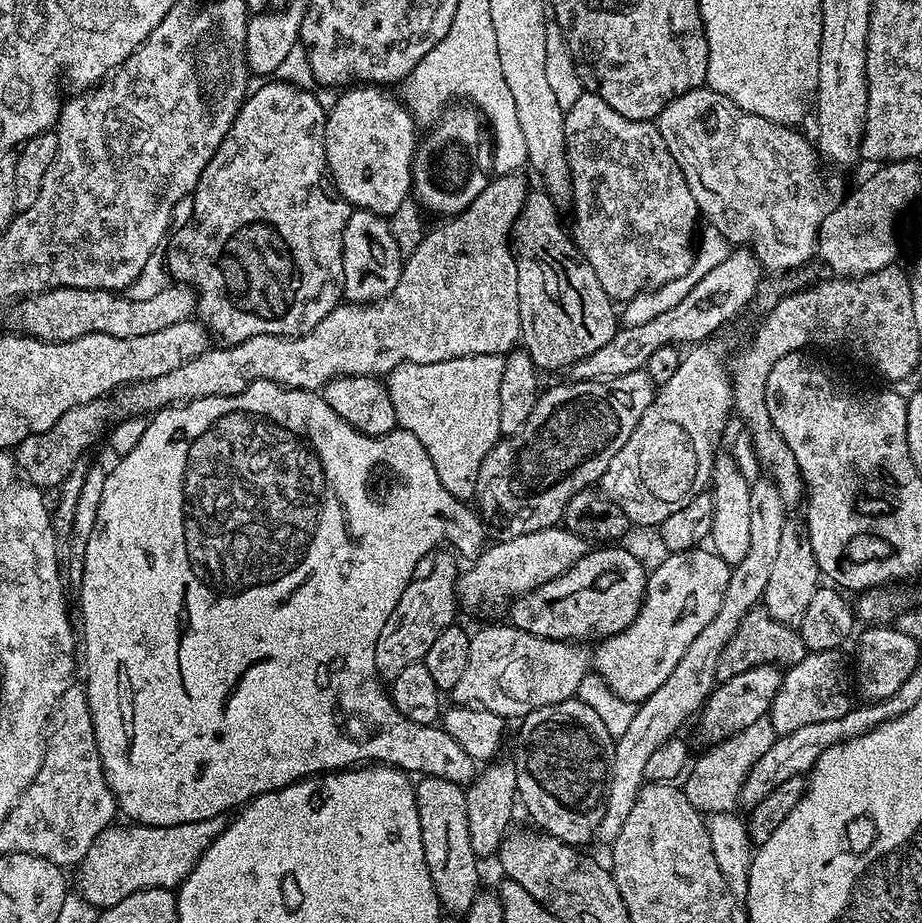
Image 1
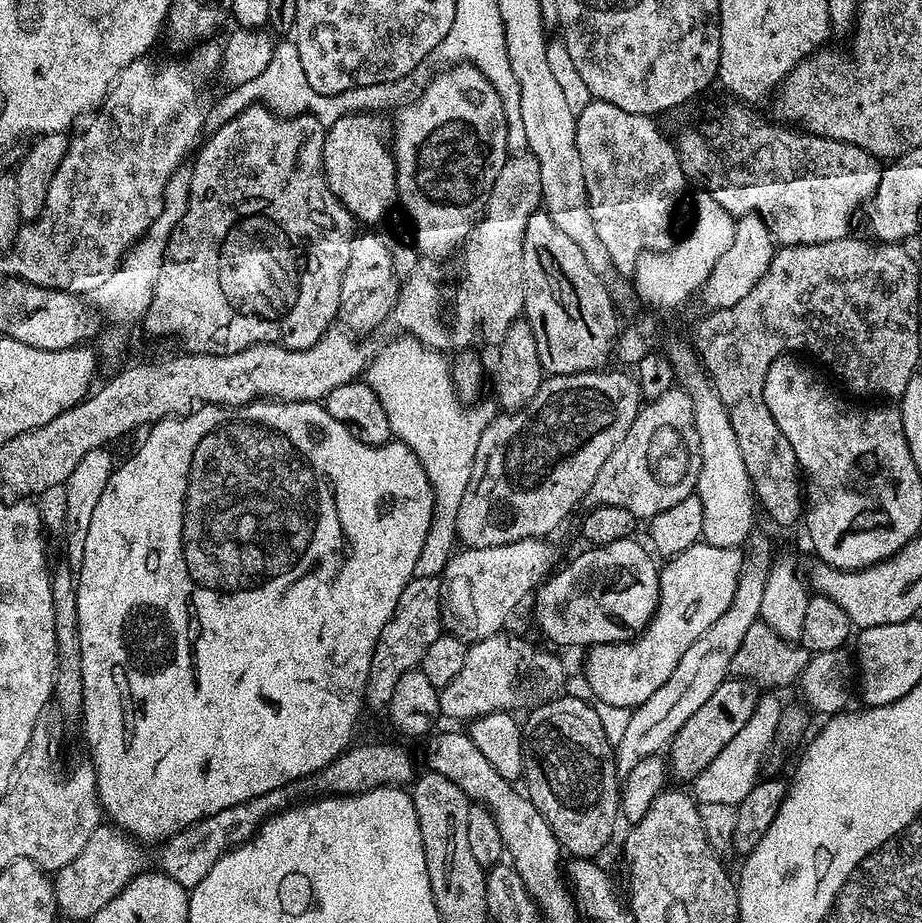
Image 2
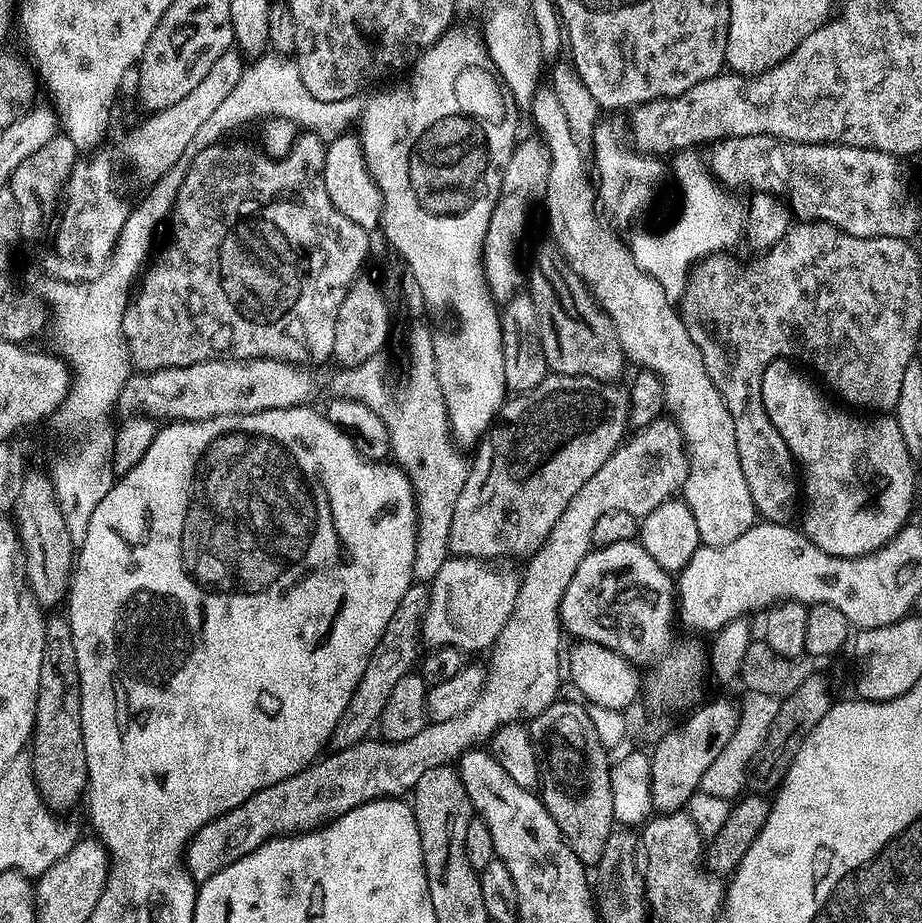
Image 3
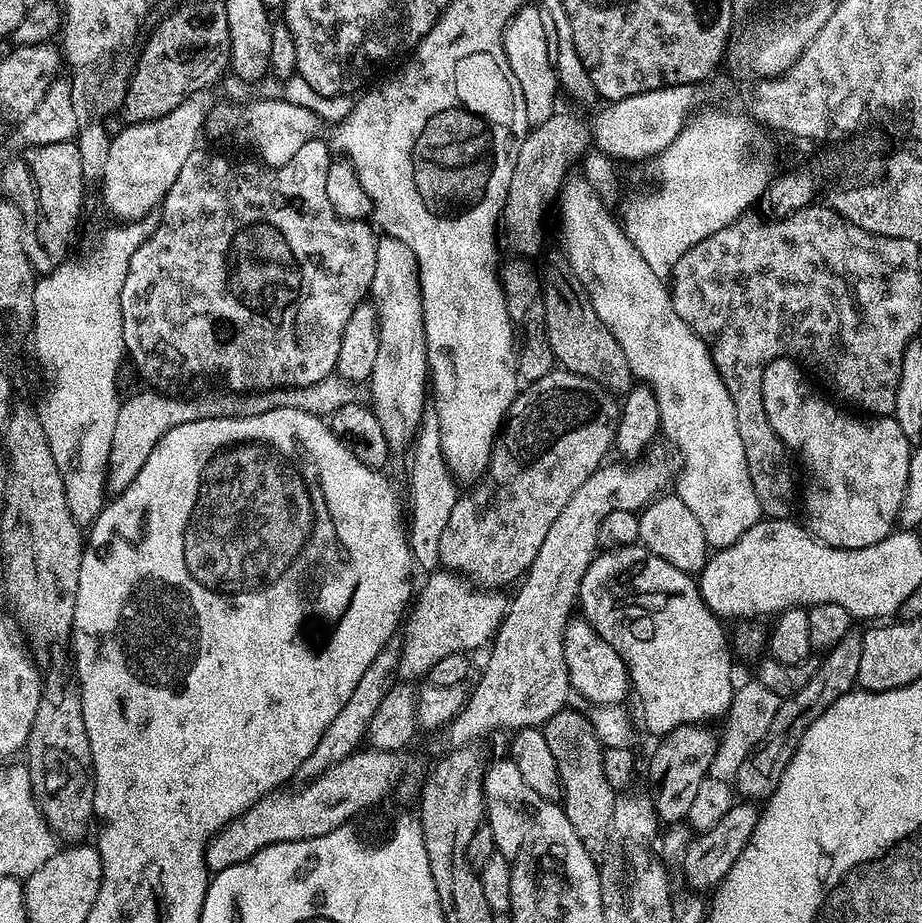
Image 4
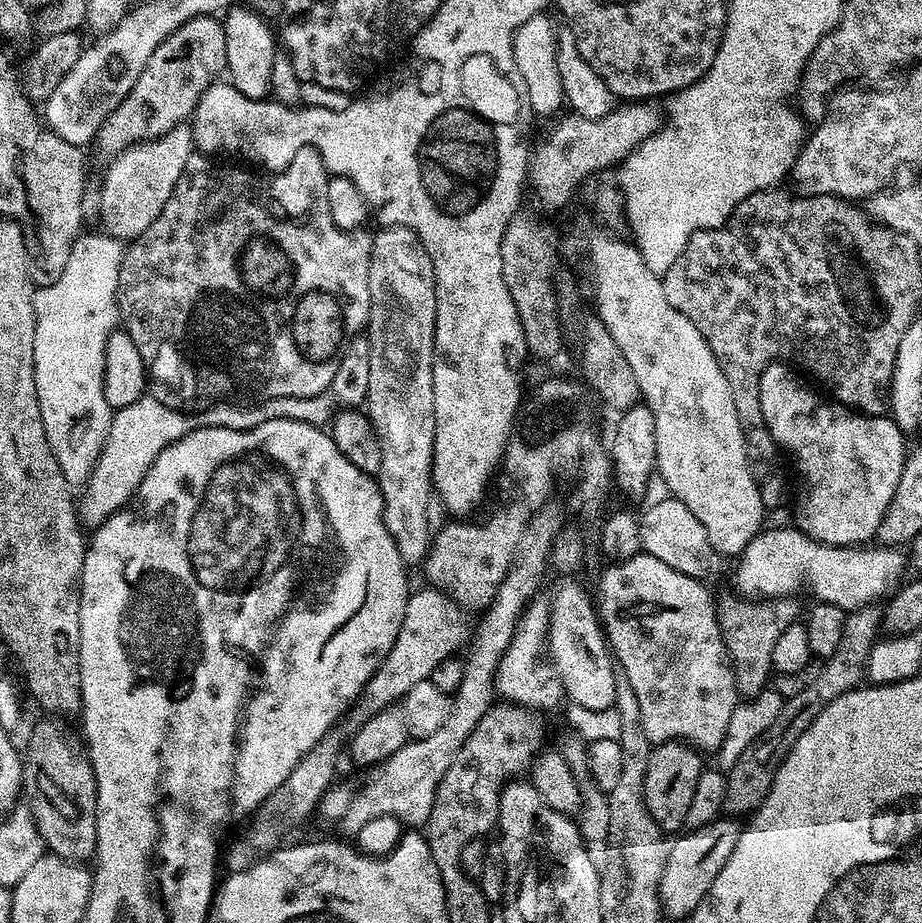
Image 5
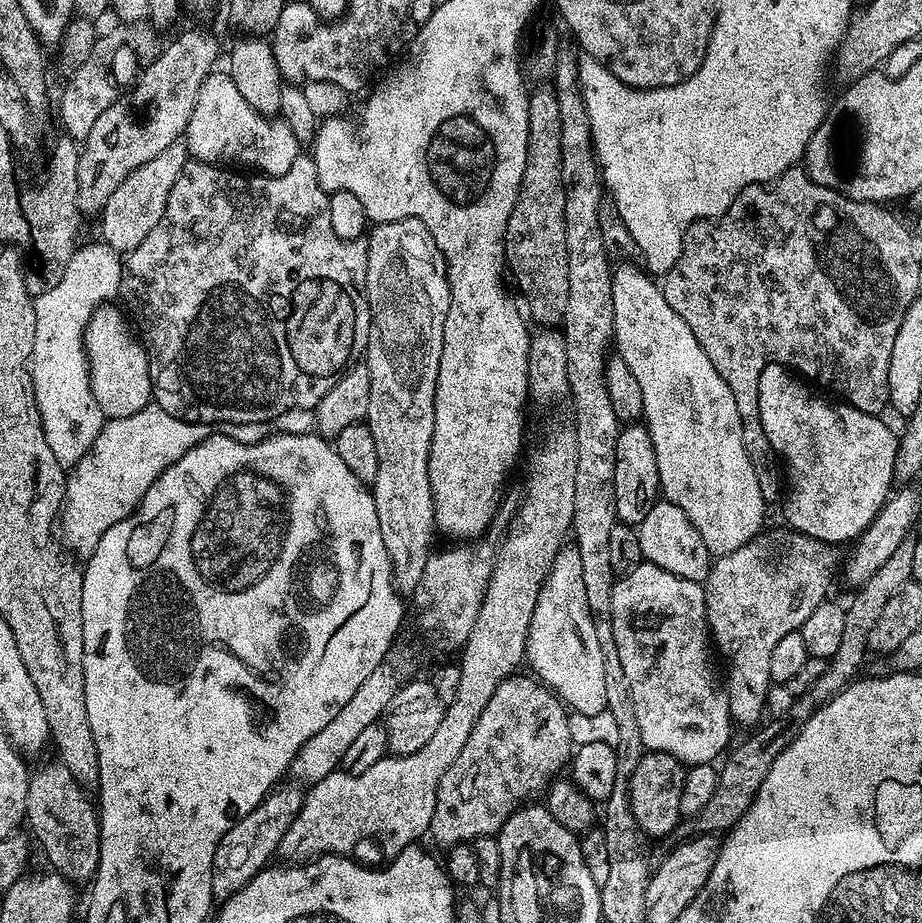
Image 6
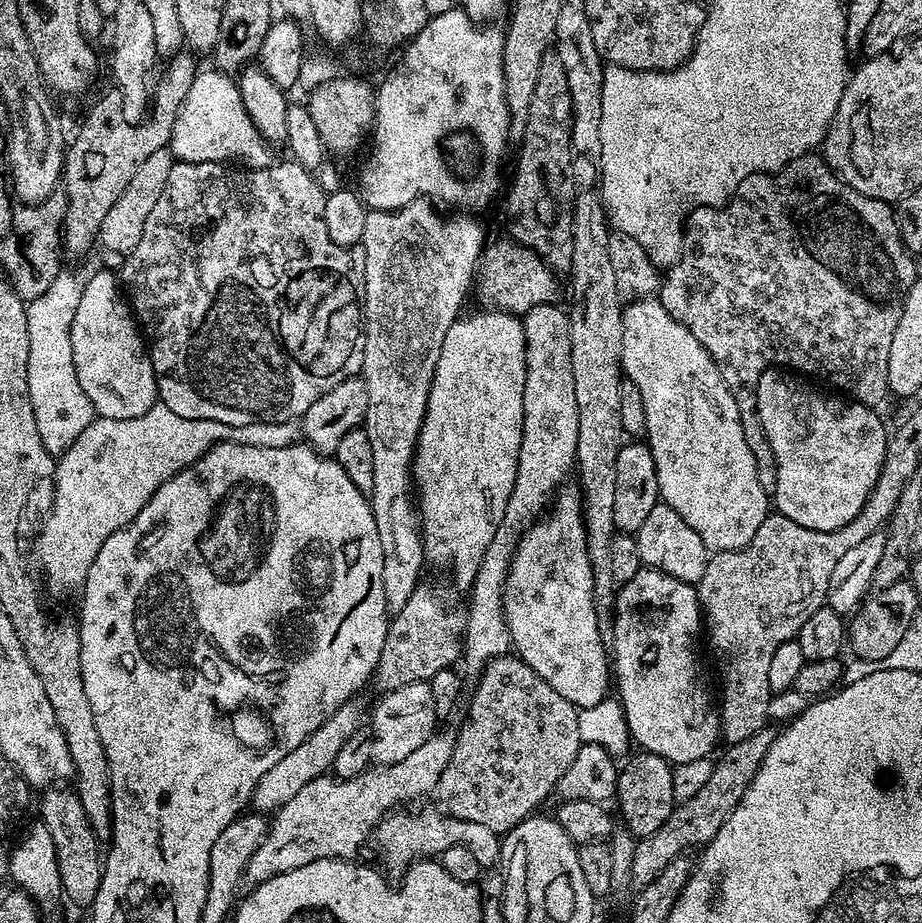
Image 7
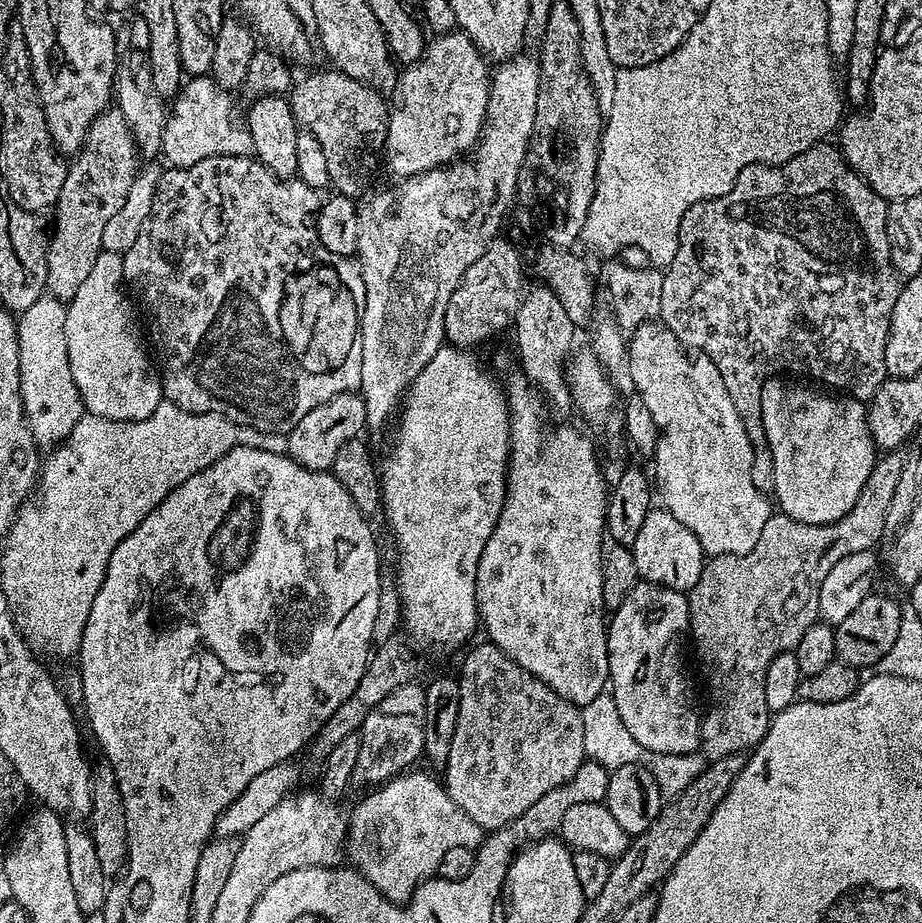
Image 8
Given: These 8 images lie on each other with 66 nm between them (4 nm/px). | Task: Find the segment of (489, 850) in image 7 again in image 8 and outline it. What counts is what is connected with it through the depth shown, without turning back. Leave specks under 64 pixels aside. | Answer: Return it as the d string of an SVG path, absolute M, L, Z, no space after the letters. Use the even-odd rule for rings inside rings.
M408 770L403 774L392 777L391 780L385 780L379 785L353 812L348 816L348 839L346 841L346 860L351 867L359 872L362 878L366 878L366 882L370 882L378 891L386 897L392 904L405 905L411 900L416 889L426 880L433 879L438 873L438 862L442 862L442 857L447 854L453 846L466 846L473 850L480 847L486 835L485 829L478 826L478 822L474 822L474 818L470 818L470 814L466 814L466 810L462 810L462 806L458 806L454 802L454 798L450 798L447 788L439 779L436 780L432 776L427 776L424 772L416 772L417 770Z

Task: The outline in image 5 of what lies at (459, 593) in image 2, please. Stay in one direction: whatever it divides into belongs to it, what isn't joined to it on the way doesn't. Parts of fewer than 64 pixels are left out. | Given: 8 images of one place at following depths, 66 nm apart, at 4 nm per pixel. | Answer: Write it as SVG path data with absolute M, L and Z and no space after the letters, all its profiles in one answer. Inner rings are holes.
M423 587L417 592L415 589L409 595L406 614L402 618L398 638L394 638L394 646L390 646L390 654L386 654L378 670L368 679L368 685L358 697L358 703L347 713L346 720L352 723L353 729L362 727L371 716L378 714L383 708L391 708L403 700L411 688L418 686L418 682L431 677L438 662L453 659L459 653L456 651L469 643L469 617L464 610L440 589Z

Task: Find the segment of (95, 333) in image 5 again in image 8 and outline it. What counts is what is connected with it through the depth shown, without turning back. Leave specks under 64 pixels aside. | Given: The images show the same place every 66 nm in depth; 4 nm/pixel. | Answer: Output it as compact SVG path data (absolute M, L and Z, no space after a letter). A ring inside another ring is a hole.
M45 294L34 302L26 311L19 313L18 344L20 346L20 389L24 399L24 413L28 425L32 427L32 436L41 449L51 450L68 439L70 430L78 426L78 418L86 415L86 409L78 386L70 374L70 358L66 350L66 314L68 309L65 301Z

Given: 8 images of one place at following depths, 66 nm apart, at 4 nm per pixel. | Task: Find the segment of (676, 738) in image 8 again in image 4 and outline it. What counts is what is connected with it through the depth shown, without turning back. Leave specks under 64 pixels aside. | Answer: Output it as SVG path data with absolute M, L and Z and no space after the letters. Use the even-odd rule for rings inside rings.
M616 546L611 550L601 551L590 562L590 566L586 570L586 574L580 583L580 595L578 597L578 608L582 611L583 619L588 621L588 625L595 630L602 639L610 646L614 646L616 653L622 658L622 662L628 668L628 679L630 681L631 691L636 692L636 696L640 699L640 708L644 711L644 724L653 732L656 738L662 737L670 730L674 730L678 726L686 726L687 724L707 725L708 720L723 717L727 713L730 702L732 701L732 693L734 691L734 683L732 684L732 656L733 649L730 647L730 636L724 633L725 625L722 623L721 617L716 616L706 606L706 602L700 597L699 583L689 573L678 570L678 566L670 566L670 562L666 562L662 558L658 558L658 554L654 554L648 548L643 546Z

